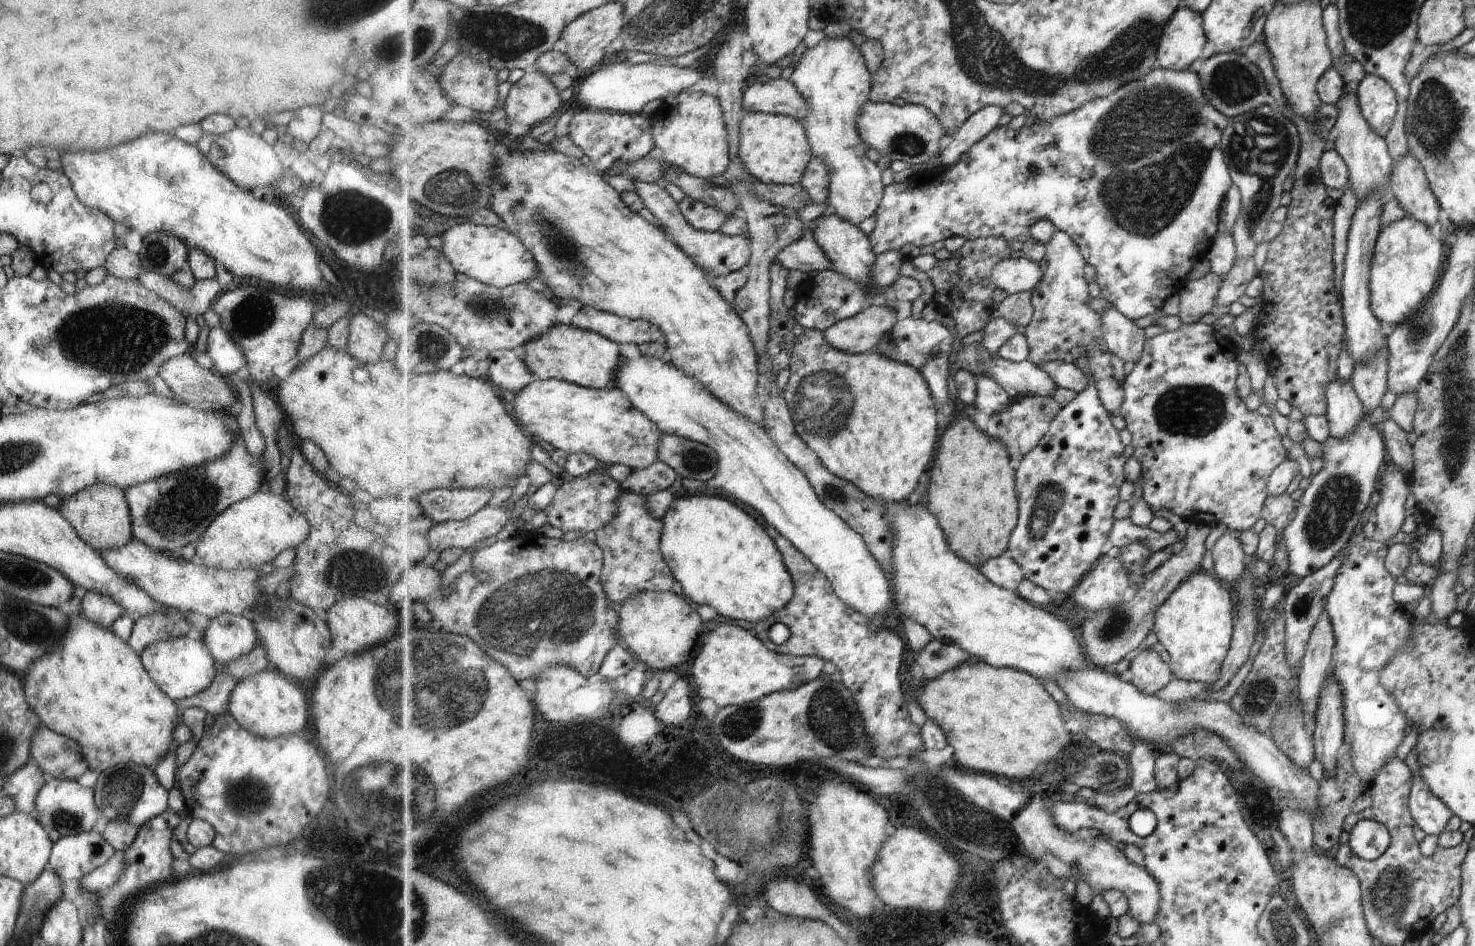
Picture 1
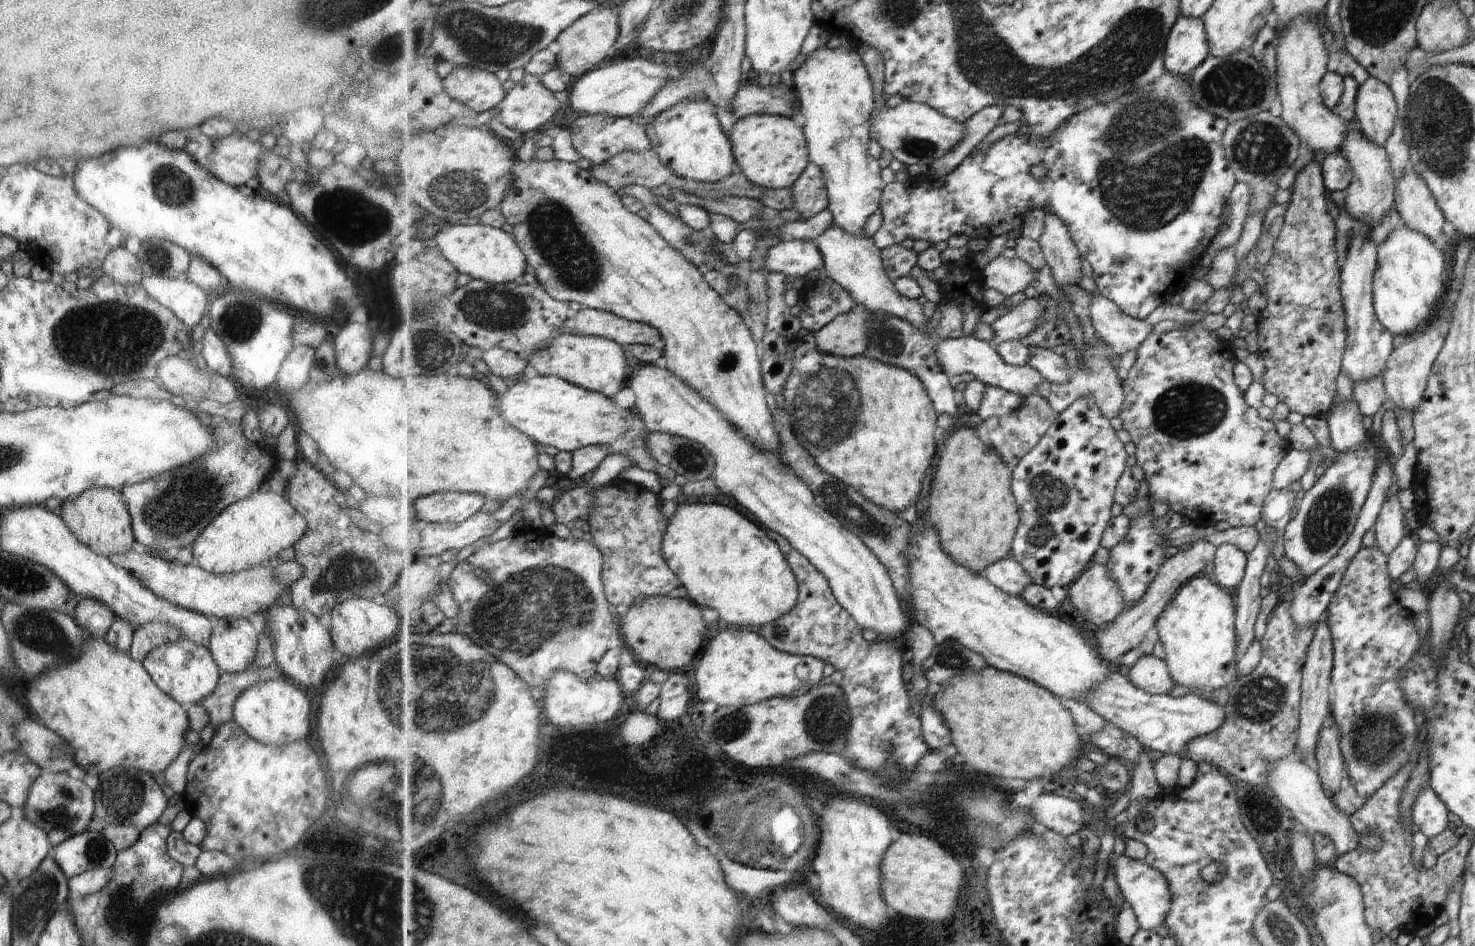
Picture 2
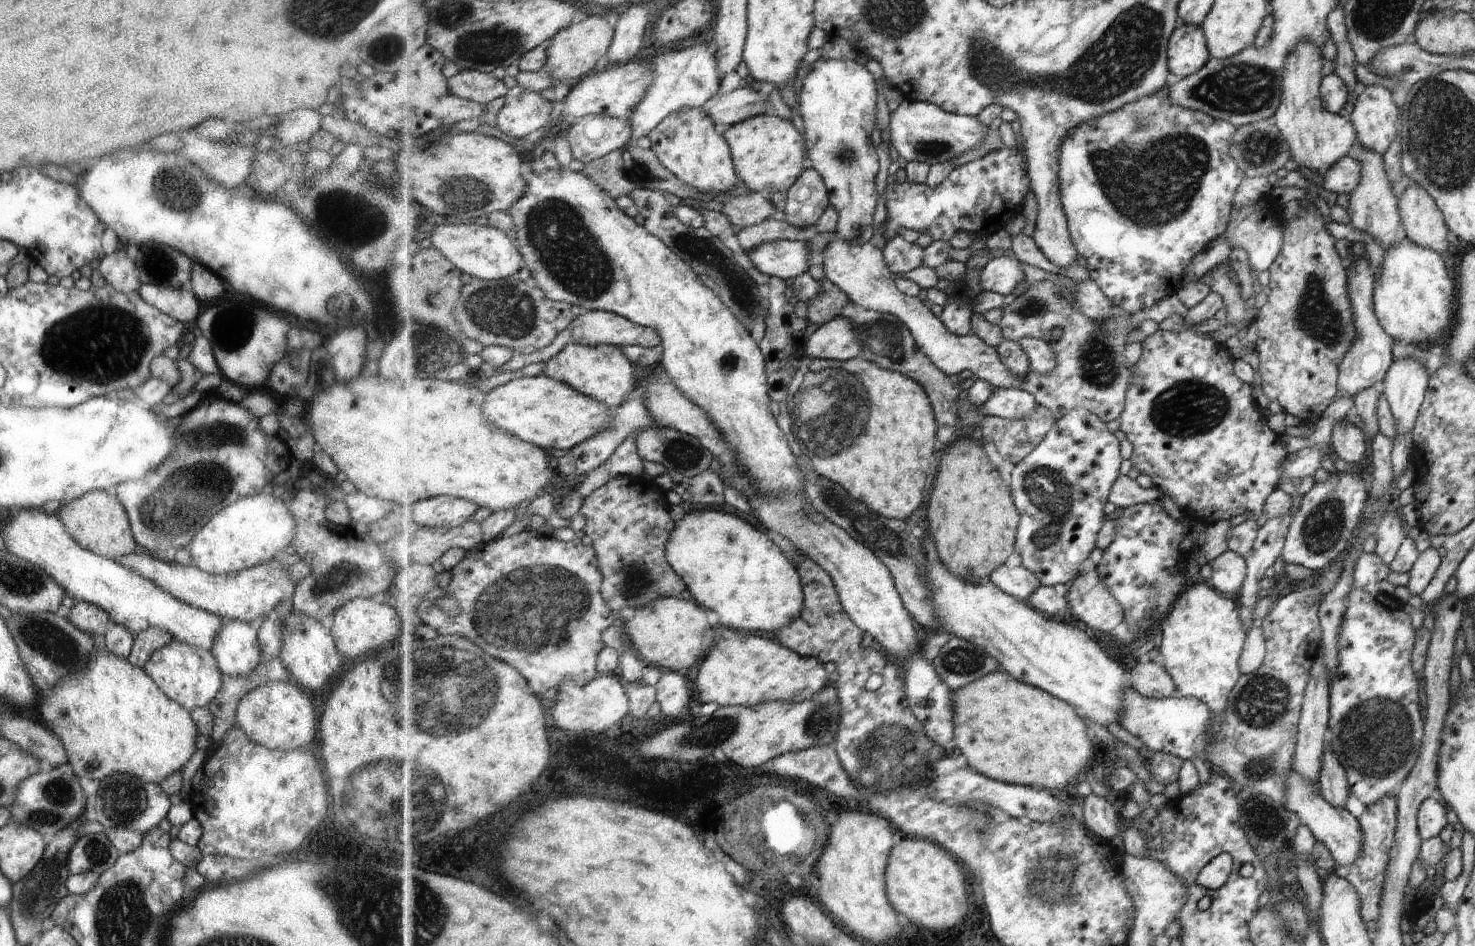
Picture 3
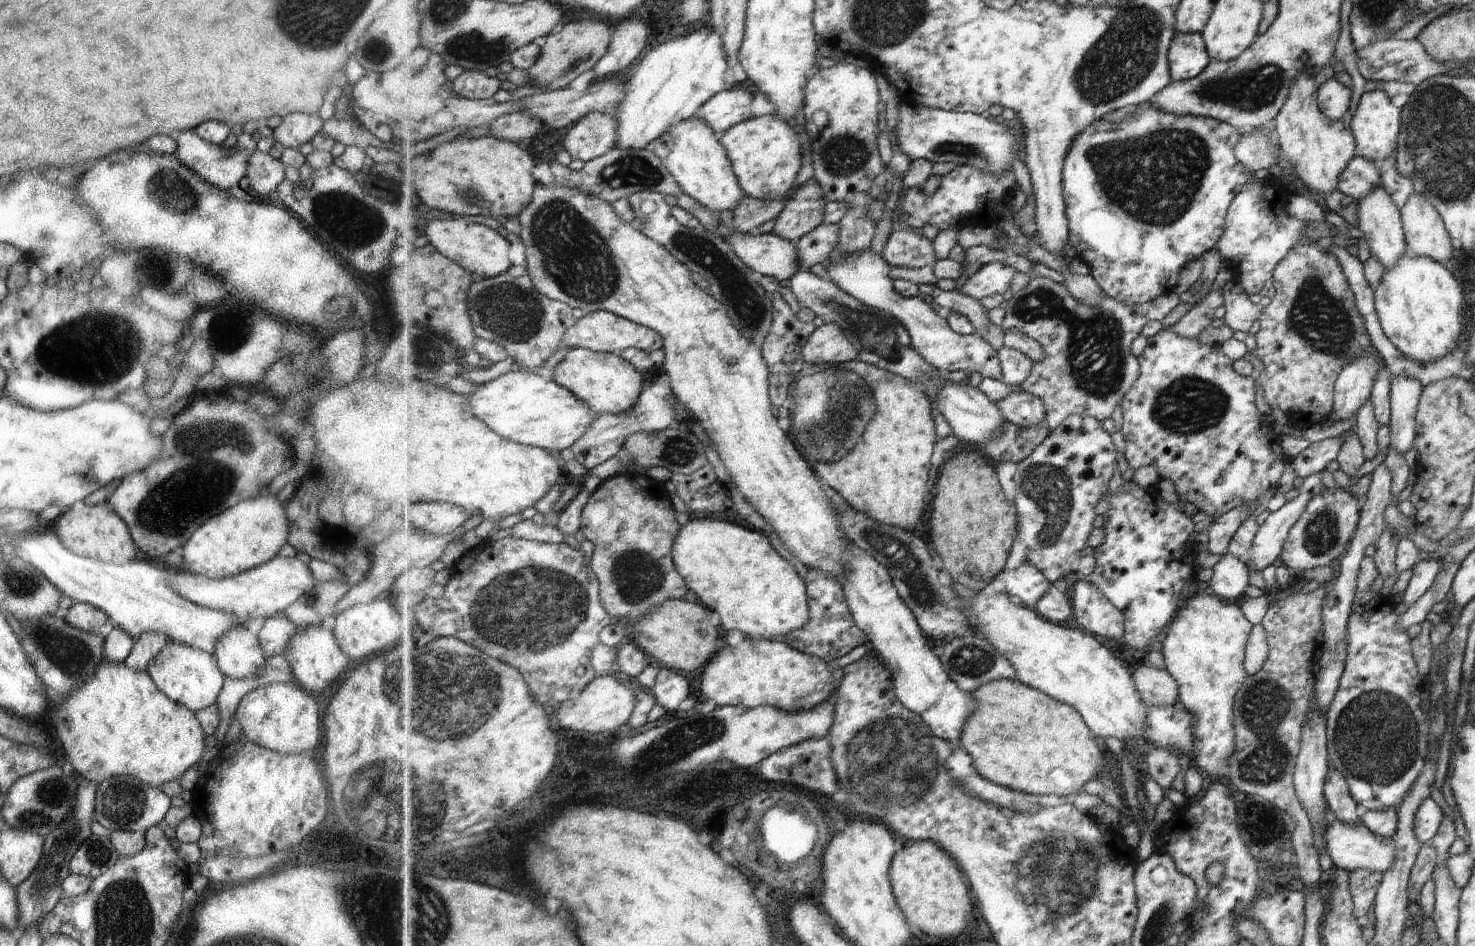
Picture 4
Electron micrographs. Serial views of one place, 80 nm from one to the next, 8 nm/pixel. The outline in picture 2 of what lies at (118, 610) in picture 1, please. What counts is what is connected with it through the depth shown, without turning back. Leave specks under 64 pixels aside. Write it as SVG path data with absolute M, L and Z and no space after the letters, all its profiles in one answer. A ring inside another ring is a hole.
M92 597L80 600L75 608L76 622L88 636L105 637L116 620L115 614L107 604Z

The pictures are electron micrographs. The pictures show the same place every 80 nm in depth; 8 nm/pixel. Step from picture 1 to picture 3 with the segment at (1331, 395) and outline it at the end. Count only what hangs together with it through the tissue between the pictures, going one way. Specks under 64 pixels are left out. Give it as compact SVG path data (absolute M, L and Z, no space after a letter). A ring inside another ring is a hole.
M1346 421L1338 422L1334 426L1331 442L1338 458L1348 464L1361 464L1365 461L1364 434L1354 424Z

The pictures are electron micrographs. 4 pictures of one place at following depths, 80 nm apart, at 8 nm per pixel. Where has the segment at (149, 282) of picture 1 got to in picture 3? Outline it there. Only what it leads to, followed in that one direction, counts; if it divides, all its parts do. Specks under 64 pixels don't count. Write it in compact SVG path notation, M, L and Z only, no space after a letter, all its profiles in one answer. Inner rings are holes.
M142 283L138 291L148 304L189 327L194 325L203 308L192 292L185 292L181 287Z

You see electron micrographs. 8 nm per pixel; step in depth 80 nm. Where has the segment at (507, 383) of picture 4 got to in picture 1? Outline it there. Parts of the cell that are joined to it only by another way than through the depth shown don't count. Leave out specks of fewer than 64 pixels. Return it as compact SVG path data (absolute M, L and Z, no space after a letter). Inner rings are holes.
M536 380L508 405L515 420L534 439L544 440L555 447L568 452L570 455L585 453L600 458L605 464L627 465L632 470L646 470L652 468L660 460L660 438L665 432L654 420L646 416L640 408L636 408L619 387L608 390L598 390L584 387L564 380Z

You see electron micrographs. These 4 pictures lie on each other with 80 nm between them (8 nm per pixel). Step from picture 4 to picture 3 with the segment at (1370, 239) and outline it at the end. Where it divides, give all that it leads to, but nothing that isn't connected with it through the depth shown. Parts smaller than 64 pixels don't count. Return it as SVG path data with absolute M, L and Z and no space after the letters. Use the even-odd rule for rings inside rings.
M1359 141L1352 144L1348 156L1358 160L1360 166L1362 166L1362 176L1360 176L1358 188L1354 188L1354 192L1350 194L1350 202L1348 202L1348 208L1346 209L1352 221L1351 225L1356 230L1369 234L1386 252L1390 246L1400 242L1403 231L1399 216L1399 202L1396 196L1392 194L1390 182L1386 178L1384 168L1382 168L1382 157L1378 156L1376 152L1364 148Z

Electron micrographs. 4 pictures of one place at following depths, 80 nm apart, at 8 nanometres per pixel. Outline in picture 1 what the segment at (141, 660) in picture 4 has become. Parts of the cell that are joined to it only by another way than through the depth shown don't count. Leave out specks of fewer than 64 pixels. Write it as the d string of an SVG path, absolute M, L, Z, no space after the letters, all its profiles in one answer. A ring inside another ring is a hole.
M176 610L170 613L156 612L150 616L142 616L133 622L133 630L128 638L128 646L140 656L146 646L164 640L186 637L190 632L190 624L182 618L182 614L176 615Z

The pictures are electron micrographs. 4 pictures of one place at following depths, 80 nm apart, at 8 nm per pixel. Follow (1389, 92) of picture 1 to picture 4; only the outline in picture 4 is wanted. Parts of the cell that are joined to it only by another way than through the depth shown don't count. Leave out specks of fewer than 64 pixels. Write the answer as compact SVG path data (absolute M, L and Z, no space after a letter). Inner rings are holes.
M1374 90L1362 94L1358 108L1352 118L1351 134L1358 147L1358 157L1366 158L1368 162L1375 164L1382 162L1396 153L1398 136L1402 122L1401 110L1392 104L1391 98L1382 90Z

